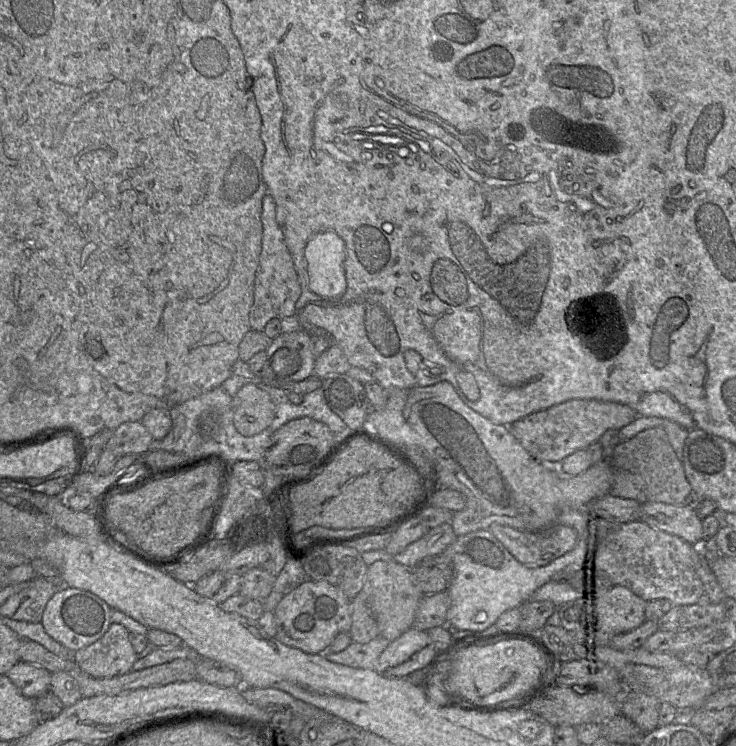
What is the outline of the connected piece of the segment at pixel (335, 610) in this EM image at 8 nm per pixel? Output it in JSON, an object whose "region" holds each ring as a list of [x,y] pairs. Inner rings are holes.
{"region":[[[306,581],[288,593],[274,612],[277,634],[281,643],[305,653],[318,654],[352,625],[351,601],[337,587],[326,581]]]}

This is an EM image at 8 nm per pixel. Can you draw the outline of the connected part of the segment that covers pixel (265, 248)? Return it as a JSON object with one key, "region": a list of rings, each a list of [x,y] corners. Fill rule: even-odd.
{"region":[[[268,192],[262,200],[262,249],[259,258],[259,267],[254,282],[254,301],[249,313],[251,330],[264,331],[267,322],[273,318],[283,319],[296,314],[296,302],[301,295],[298,274],[292,256],[287,248],[284,234],[276,221],[276,202]]]}

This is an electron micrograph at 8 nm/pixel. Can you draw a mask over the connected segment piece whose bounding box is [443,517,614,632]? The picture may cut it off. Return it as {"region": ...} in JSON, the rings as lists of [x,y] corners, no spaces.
{"region":[[[591,517],[585,532],[578,537],[572,550],[537,568],[528,568],[519,563],[487,529],[456,537],[443,553],[451,560],[453,567],[453,578],[447,590],[451,598],[447,626],[471,632],[484,631],[495,624],[503,612],[529,601],[533,592],[556,573],[571,564],[592,561],[596,549],[613,526],[605,519]]]}

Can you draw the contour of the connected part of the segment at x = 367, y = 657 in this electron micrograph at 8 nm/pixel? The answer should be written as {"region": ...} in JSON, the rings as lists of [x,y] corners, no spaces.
{"region":[[[382,636],[366,644],[352,642],[346,649],[331,653],[325,658],[333,663],[361,669],[375,670],[379,657],[388,647],[390,641]]]}

